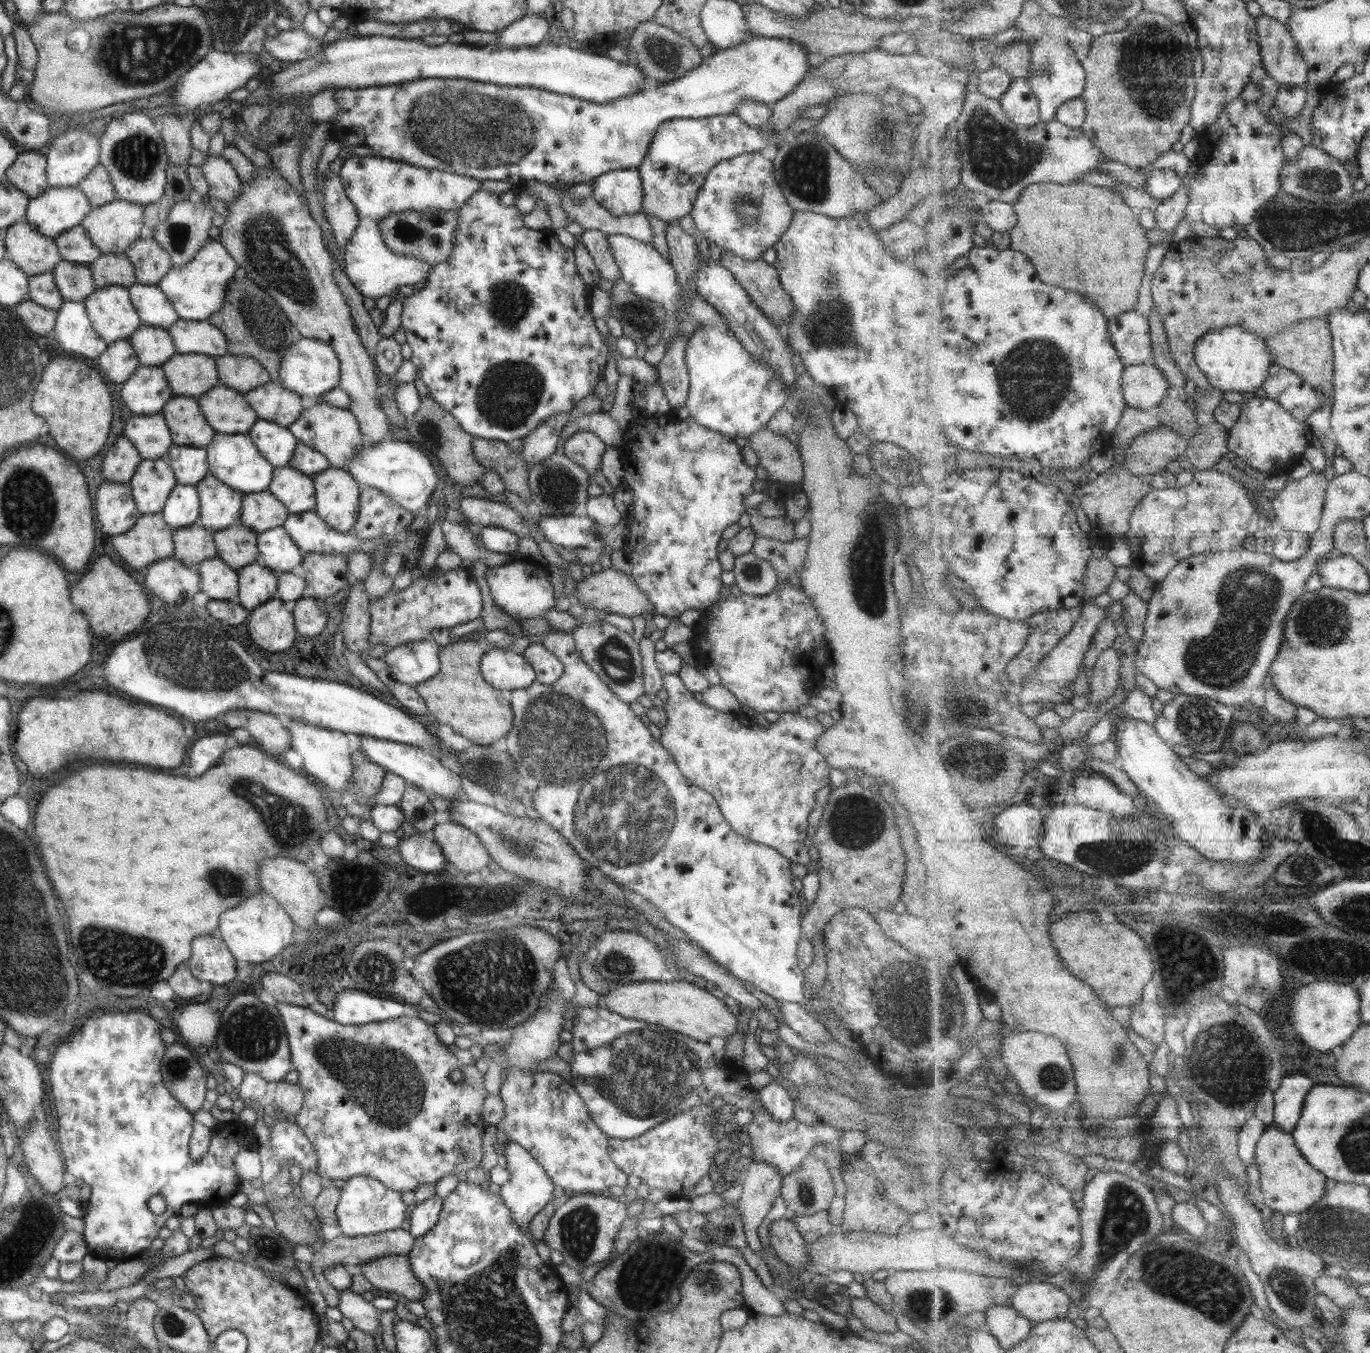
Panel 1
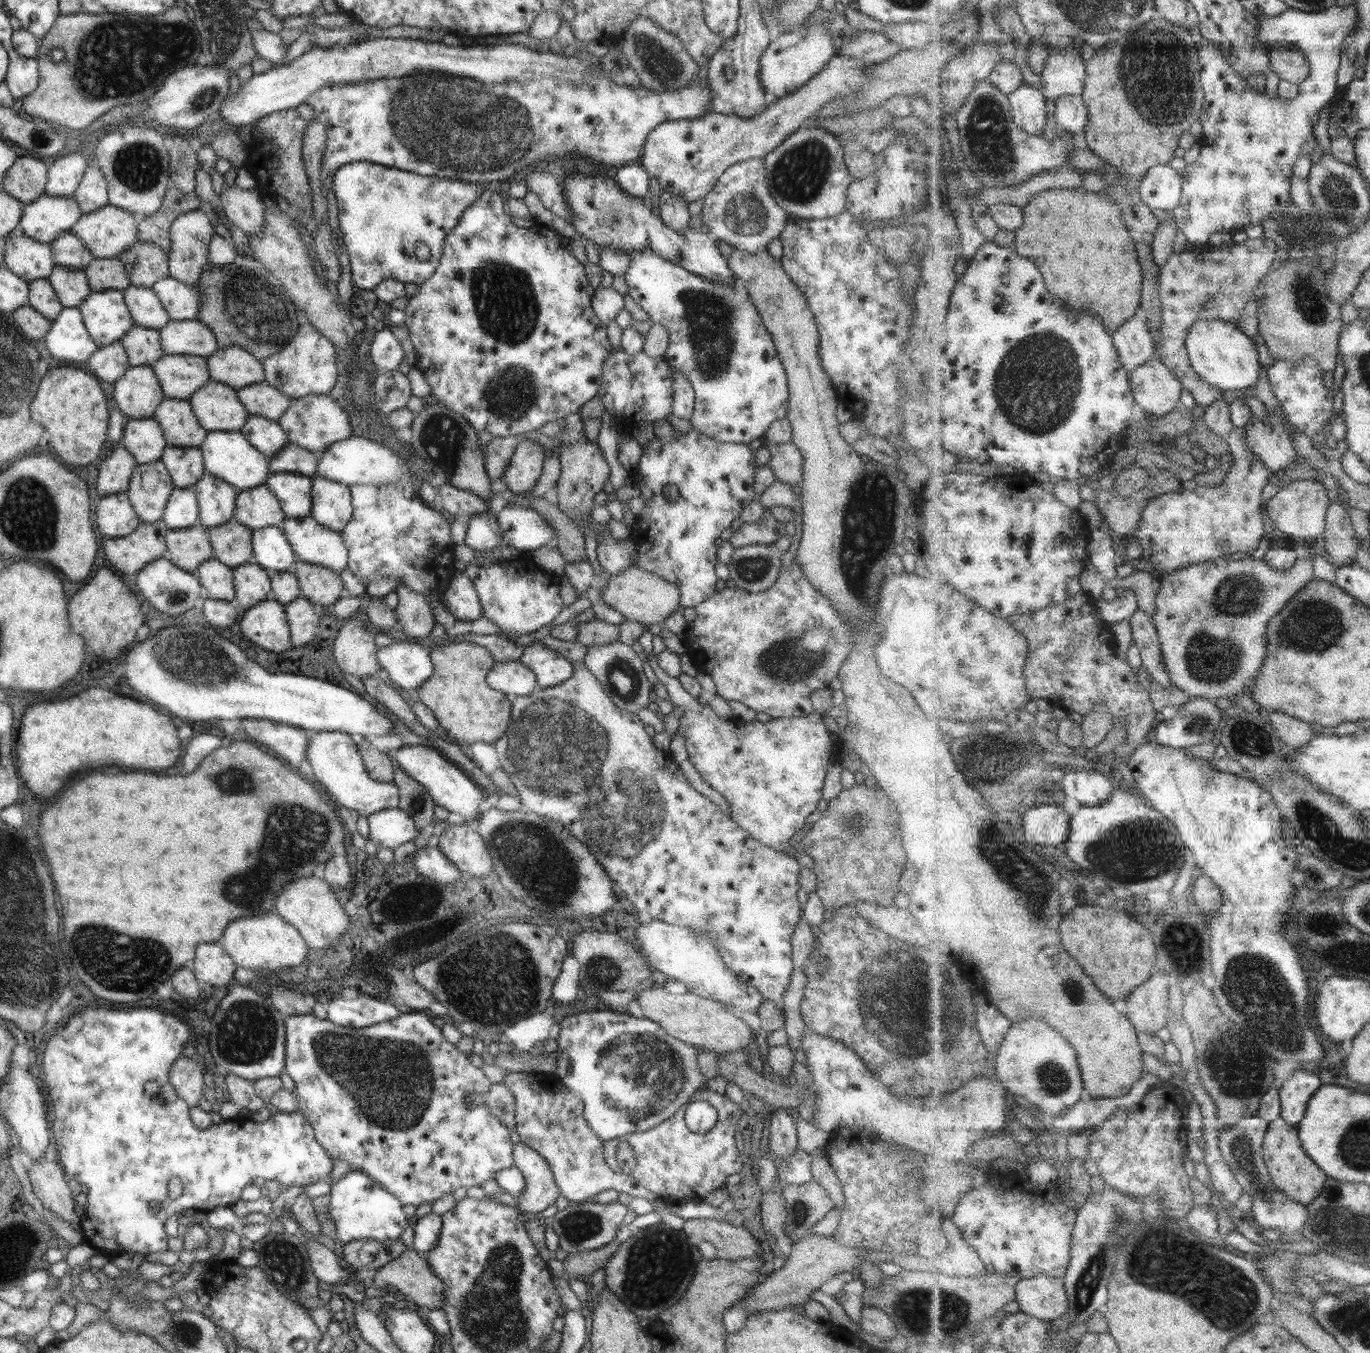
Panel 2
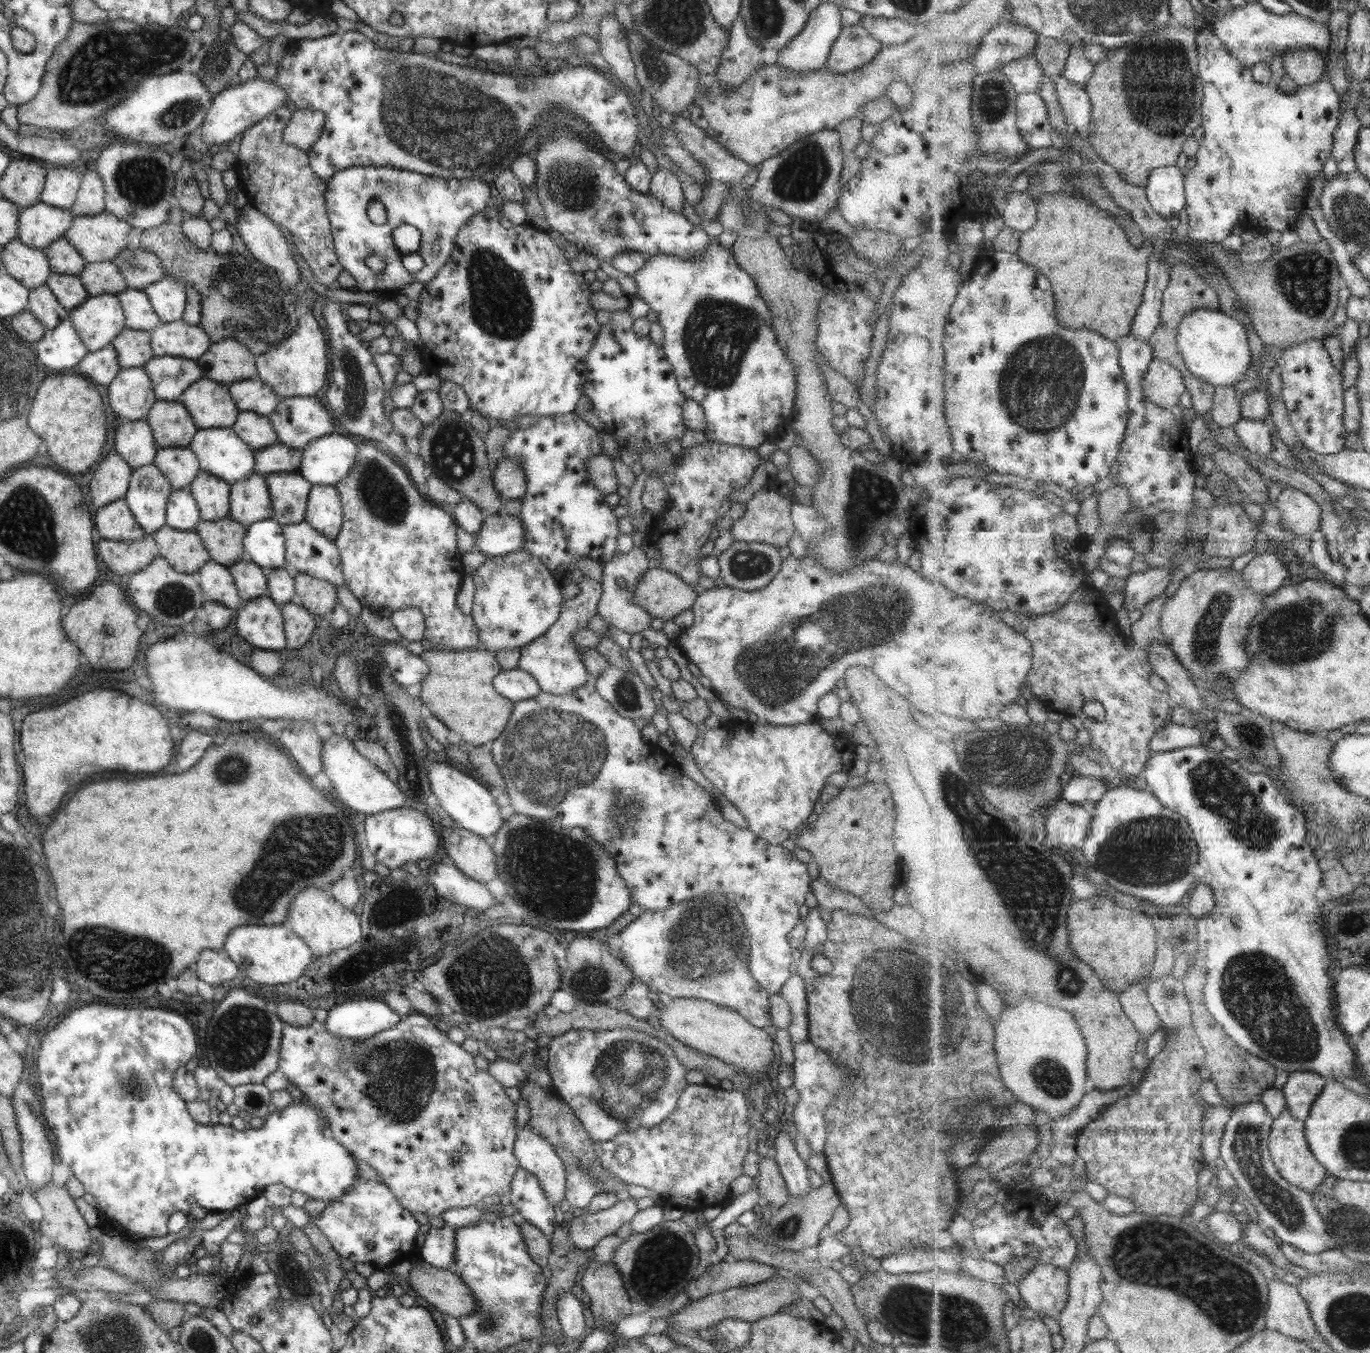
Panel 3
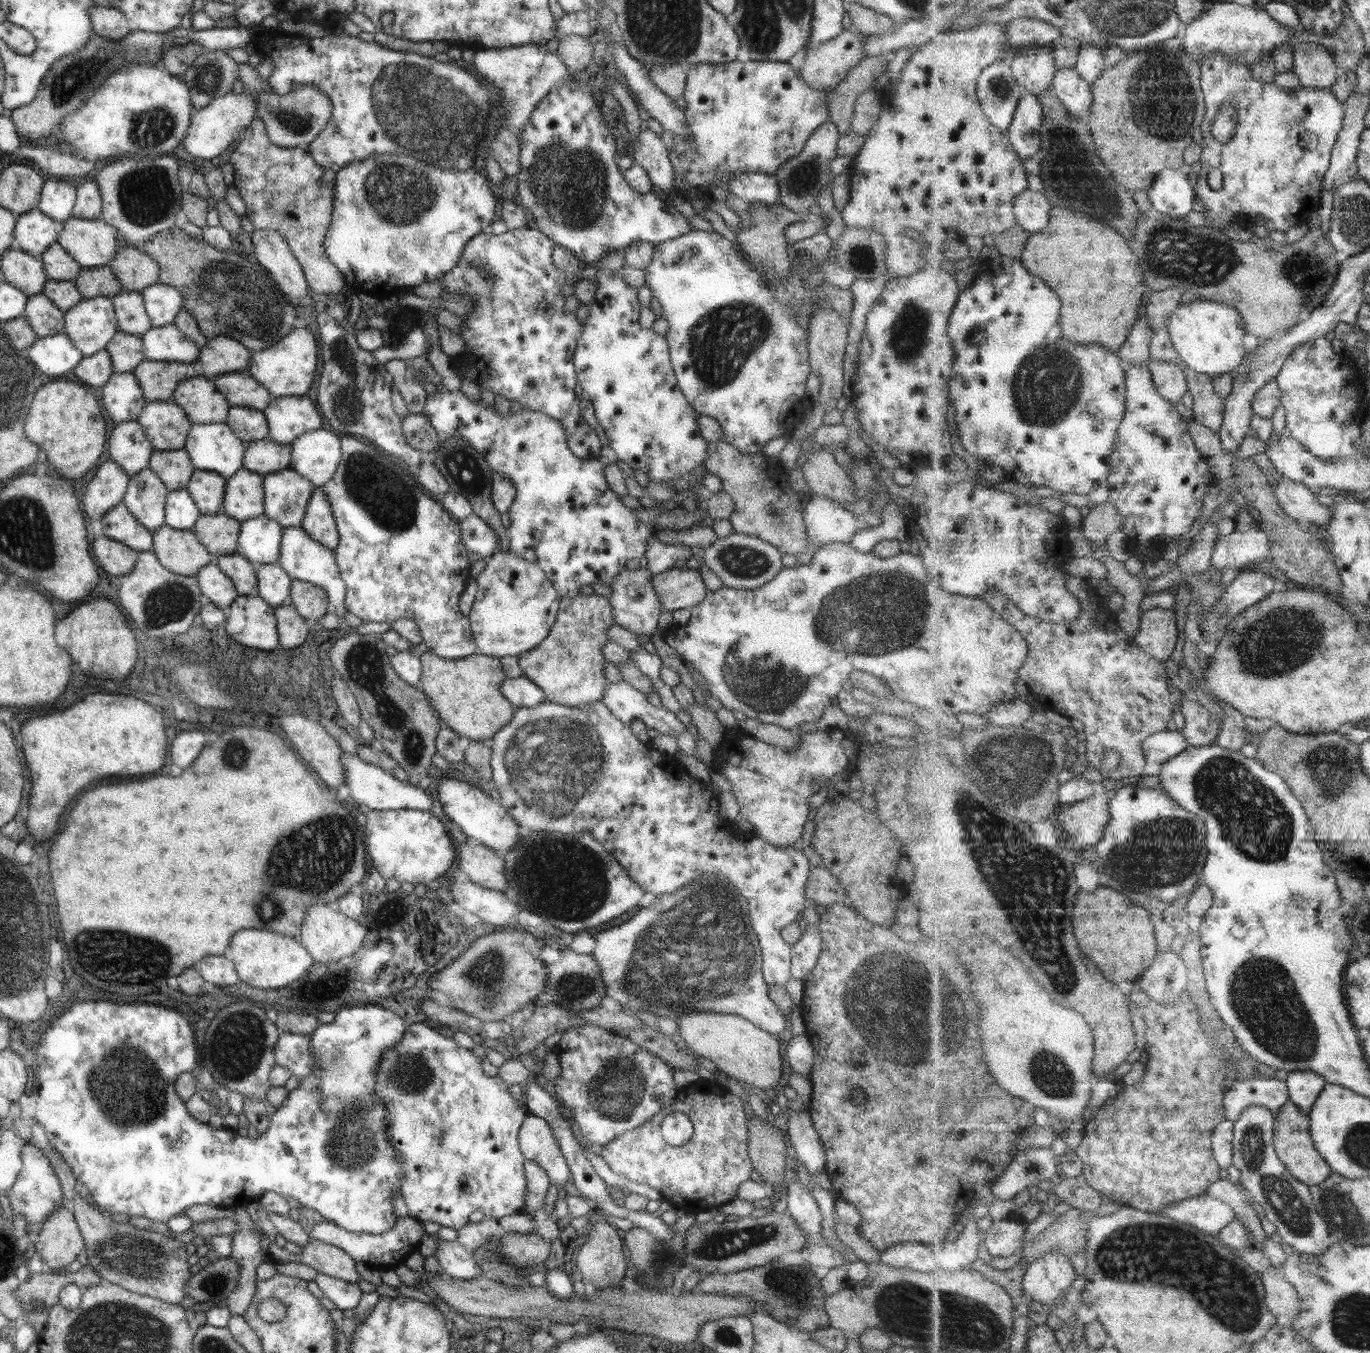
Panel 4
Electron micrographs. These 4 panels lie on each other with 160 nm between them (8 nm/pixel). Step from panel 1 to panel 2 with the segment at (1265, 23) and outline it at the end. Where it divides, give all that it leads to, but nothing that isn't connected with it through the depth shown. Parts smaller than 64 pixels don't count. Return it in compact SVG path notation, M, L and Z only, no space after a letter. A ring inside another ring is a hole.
M1273 43L1268 50L1271 69L1282 80L1301 85L1310 76L1311 63L1295 46Z

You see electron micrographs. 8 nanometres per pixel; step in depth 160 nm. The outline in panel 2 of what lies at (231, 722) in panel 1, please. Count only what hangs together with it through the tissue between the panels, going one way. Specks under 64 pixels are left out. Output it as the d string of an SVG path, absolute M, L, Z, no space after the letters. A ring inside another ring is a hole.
M241 720L241 728L255 742L268 746L280 758L288 760L294 770L305 771L305 749L310 733L301 728L270 720Z

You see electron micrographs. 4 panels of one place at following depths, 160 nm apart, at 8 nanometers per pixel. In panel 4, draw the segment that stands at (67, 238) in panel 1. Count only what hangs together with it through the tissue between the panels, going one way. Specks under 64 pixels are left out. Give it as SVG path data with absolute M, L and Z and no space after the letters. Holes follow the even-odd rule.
M52 242L45 252L38 256L42 262L46 278L49 280L74 281L81 267L63 250L59 244Z

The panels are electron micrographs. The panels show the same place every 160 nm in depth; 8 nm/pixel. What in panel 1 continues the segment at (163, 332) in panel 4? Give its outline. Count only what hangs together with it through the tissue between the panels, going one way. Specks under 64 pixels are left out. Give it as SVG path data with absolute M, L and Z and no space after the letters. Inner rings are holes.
M177 319L167 332L172 336L176 354L227 355L227 340L218 328L205 321Z

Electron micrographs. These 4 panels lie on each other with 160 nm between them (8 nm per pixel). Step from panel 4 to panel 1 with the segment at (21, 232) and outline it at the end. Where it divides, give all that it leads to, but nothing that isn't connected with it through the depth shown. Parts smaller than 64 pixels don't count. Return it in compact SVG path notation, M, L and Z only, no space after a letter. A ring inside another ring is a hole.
M47 187L43 194L28 201L28 209L23 220L33 225L43 236L55 238L64 230L80 224L83 217L91 211L88 198L75 187Z

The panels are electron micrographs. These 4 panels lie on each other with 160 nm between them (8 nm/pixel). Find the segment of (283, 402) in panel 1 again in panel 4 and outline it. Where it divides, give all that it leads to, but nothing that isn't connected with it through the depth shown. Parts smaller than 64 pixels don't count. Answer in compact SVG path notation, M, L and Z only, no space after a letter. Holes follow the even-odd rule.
M243 371L216 376L212 382L230 407L243 406L263 411L272 399L260 382Z

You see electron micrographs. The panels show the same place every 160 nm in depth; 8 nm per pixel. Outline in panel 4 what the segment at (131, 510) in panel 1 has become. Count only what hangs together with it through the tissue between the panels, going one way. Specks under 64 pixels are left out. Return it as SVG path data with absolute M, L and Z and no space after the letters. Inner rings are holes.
M121 502L100 518L103 536L134 551L152 550L152 532L141 526Z

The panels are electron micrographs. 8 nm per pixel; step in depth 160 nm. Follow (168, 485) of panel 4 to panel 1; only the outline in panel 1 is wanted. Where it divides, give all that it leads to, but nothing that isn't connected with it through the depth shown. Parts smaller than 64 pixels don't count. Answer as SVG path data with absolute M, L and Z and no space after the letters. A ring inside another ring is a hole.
M172 444L167 449L164 459L173 471L176 484L196 485L208 473L204 448Z

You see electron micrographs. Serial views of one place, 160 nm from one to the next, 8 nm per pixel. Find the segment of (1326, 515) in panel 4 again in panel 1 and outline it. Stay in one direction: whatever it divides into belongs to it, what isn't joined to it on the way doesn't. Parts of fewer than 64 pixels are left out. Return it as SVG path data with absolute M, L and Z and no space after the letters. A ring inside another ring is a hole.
M1321 471L1288 481L1272 501L1277 527L1309 536L1319 532L1329 483Z

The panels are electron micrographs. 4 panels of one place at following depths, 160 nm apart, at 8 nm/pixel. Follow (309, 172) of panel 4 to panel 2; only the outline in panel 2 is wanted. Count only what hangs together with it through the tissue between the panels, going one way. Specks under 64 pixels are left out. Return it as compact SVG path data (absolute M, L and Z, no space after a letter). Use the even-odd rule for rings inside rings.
M285 109L267 114L257 122L252 124L252 138L249 146L249 157L243 164L259 183L257 191L261 198L267 197L276 202L277 197L281 197L280 202L286 202L287 207L301 208L305 210L305 216L312 218L311 191L304 171L302 159L302 139L305 127L309 121L299 117L295 109Z

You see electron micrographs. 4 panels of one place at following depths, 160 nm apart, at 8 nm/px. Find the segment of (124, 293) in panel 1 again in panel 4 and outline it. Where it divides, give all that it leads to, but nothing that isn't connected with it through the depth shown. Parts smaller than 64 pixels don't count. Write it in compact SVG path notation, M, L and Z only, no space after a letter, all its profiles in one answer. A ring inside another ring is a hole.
M107 297L82 299L66 310L64 330L82 357L103 350L118 331L112 300Z

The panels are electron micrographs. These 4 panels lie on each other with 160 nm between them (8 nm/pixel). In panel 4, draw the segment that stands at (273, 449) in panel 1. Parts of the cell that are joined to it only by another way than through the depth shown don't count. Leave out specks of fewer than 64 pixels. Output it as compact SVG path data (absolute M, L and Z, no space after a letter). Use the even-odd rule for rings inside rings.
M231 406L224 422L232 433L244 442L265 439L268 426L262 411L243 406Z

